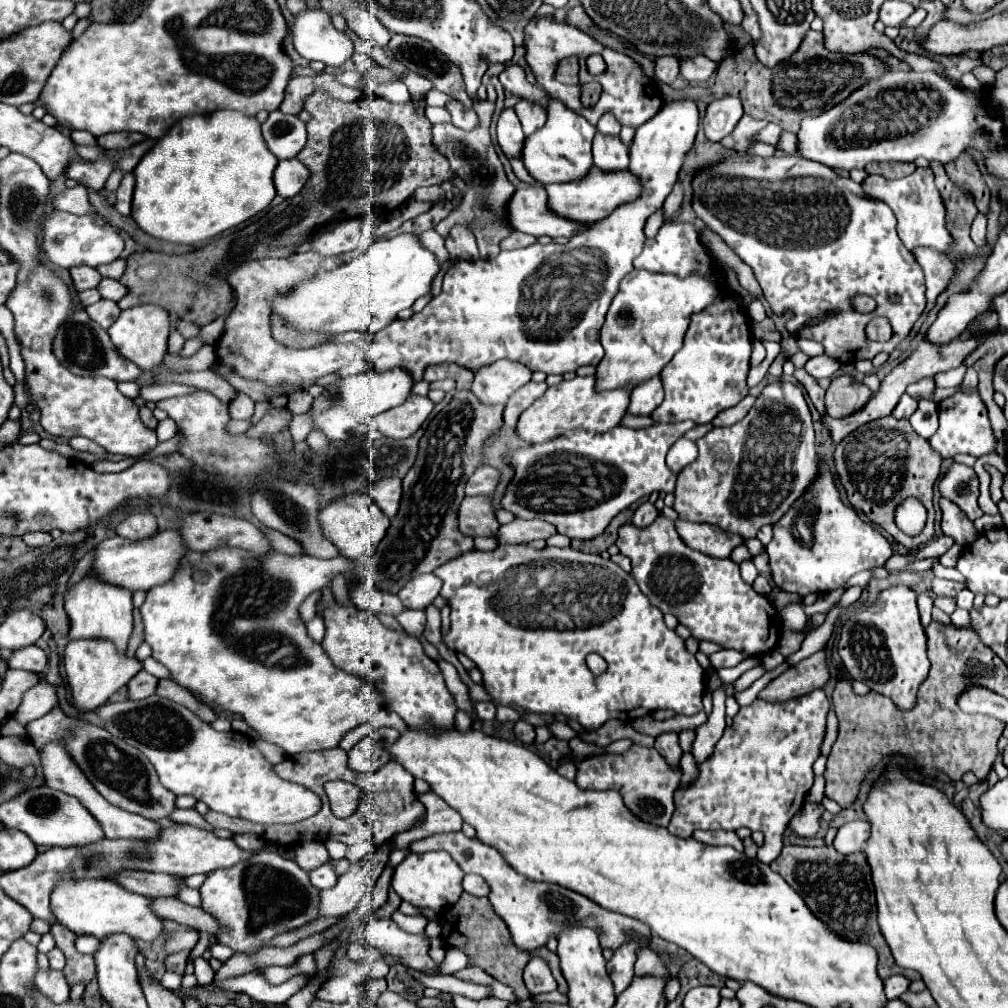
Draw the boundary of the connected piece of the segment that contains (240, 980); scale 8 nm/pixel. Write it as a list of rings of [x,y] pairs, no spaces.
[[[260,970],[246,972],[242,976],[226,978],[226,980],[212,980],[212,986],[216,990],[234,990],[234,992],[244,992],[252,998],[256,998],[262,1004],[284,1004],[291,996],[301,990],[308,983],[308,977],[296,975],[281,985],[273,985],[264,978]]]

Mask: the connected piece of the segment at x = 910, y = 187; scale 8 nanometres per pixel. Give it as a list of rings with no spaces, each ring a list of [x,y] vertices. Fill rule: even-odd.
[[[918,168],[914,174],[900,178],[900,180],[886,180],[882,176],[868,176],[862,182],[864,192],[870,198],[882,200],[886,202],[896,220],[898,220],[898,236],[902,240],[902,244],[912,252],[914,248],[932,248],[944,256],[948,256],[954,262],[960,262],[960,254],[956,254],[952,250],[954,246],[954,238],[952,234],[946,230],[946,210],[944,210],[944,200],[940,196],[940,192],[934,186],[934,174],[930,168]]]

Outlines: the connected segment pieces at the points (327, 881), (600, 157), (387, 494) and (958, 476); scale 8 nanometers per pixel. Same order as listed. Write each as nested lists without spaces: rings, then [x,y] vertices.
[[[324,864],[320,868],[314,868],[308,872],[310,876],[310,882],[312,886],[316,886],[318,890],[326,890],[326,888],[332,888],[336,884],[336,872],[334,872],[334,866],[332,864]]]
[[[596,132],[592,152],[594,152],[594,164],[602,170],[622,170],[628,166],[628,146],[620,140],[620,136],[608,136]]]
[[[384,478],[384,480],[376,482],[372,492],[368,492],[368,494],[380,506],[380,510],[392,520],[396,516],[396,510],[400,510],[402,482],[400,482],[400,478]]]
[[[952,464],[940,480],[940,494],[958,504],[970,520],[980,518],[984,512],[978,506],[978,476],[970,466]]]

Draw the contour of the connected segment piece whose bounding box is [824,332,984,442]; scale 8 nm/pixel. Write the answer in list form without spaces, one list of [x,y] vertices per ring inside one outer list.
[[[972,332],[972,336],[958,338],[958,340],[954,340],[954,342],[944,344],[944,346],[936,346],[936,344],[932,344],[932,342],[926,342],[926,340],[920,342],[918,348],[916,348],[906,360],[902,360],[902,362],[882,380],[880,392],[876,392],[876,394],[870,398],[870,402],[868,402],[862,410],[858,410],[856,414],[848,416],[848,418],[840,418],[840,420],[824,418],[824,424],[830,428],[830,434],[832,434],[834,442],[840,442],[840,440],[846,438],[852,430],[856,430],[858,426],[862,426],[862,424],[866,424],[866,422],[872,422],[872,420],[876,420],[876,418],[890,416],[892,410],[896,408],[896,402],[900,402],[902,394],[906,392],[906,386],[908,386],[908,384],[912,384],[912,382],[916,382],[916,380],[920,380],[920,378],[932,378],[932,376],[938,374],[938,372],[944,372],[944,370],[950,370],[950,368],[960,366],[962,360],[964,360],[970,352],[976,350],[976,346],[982,342],[982,338],[984,338],[984,332]]]

